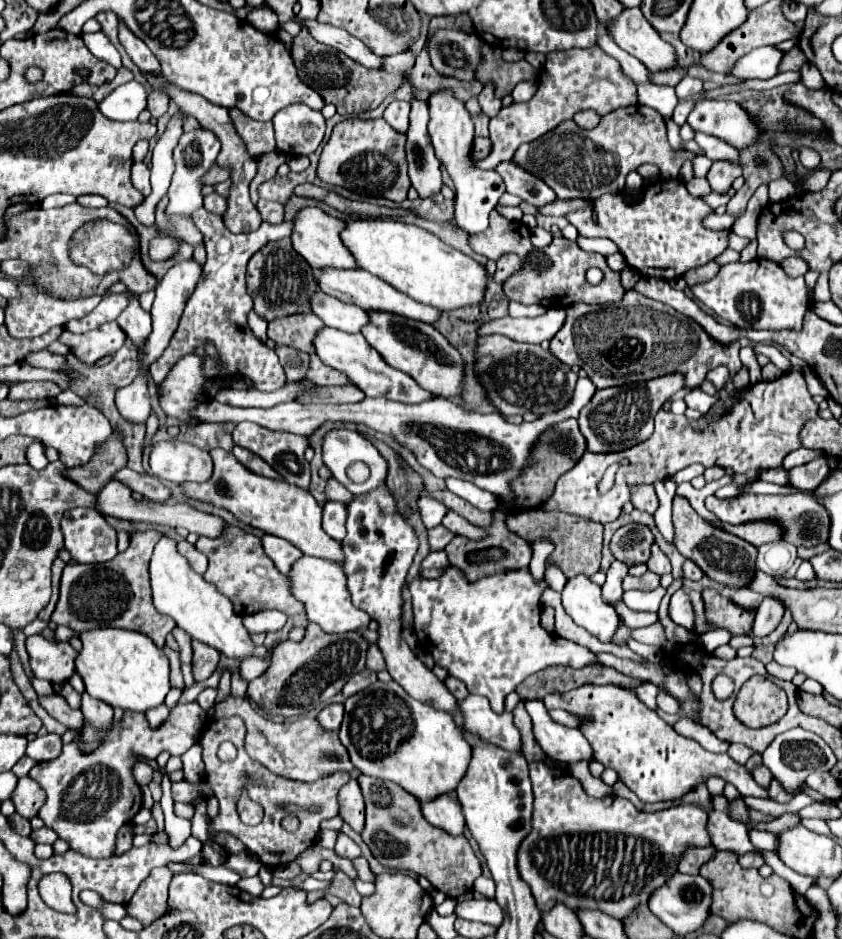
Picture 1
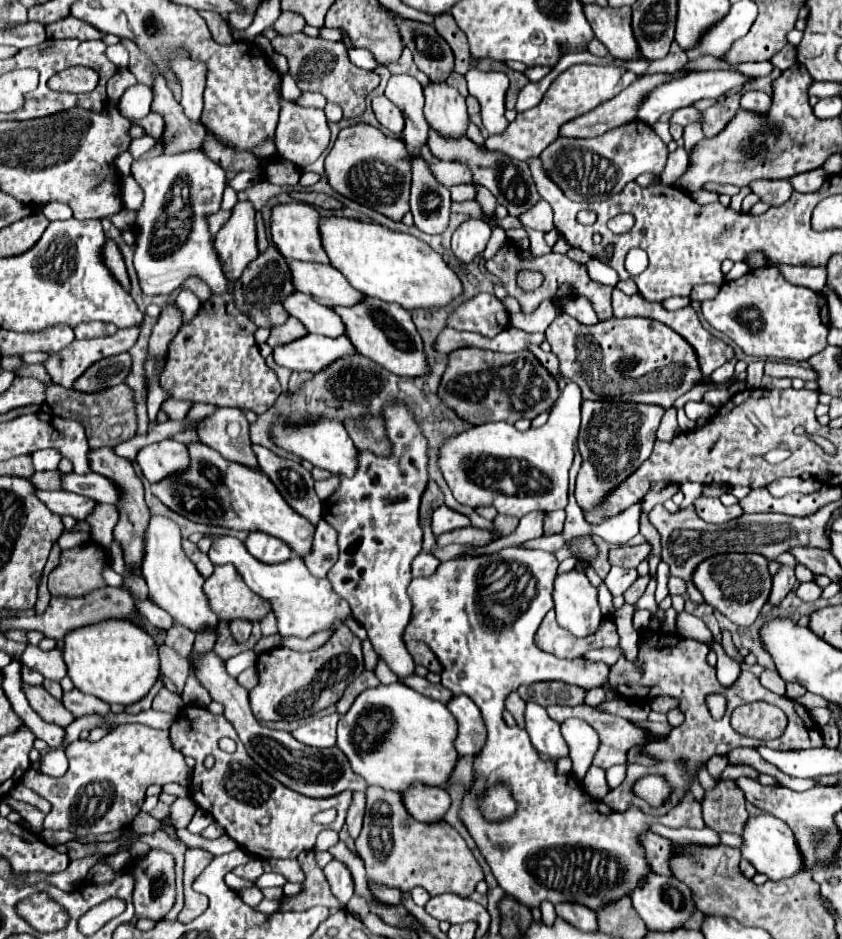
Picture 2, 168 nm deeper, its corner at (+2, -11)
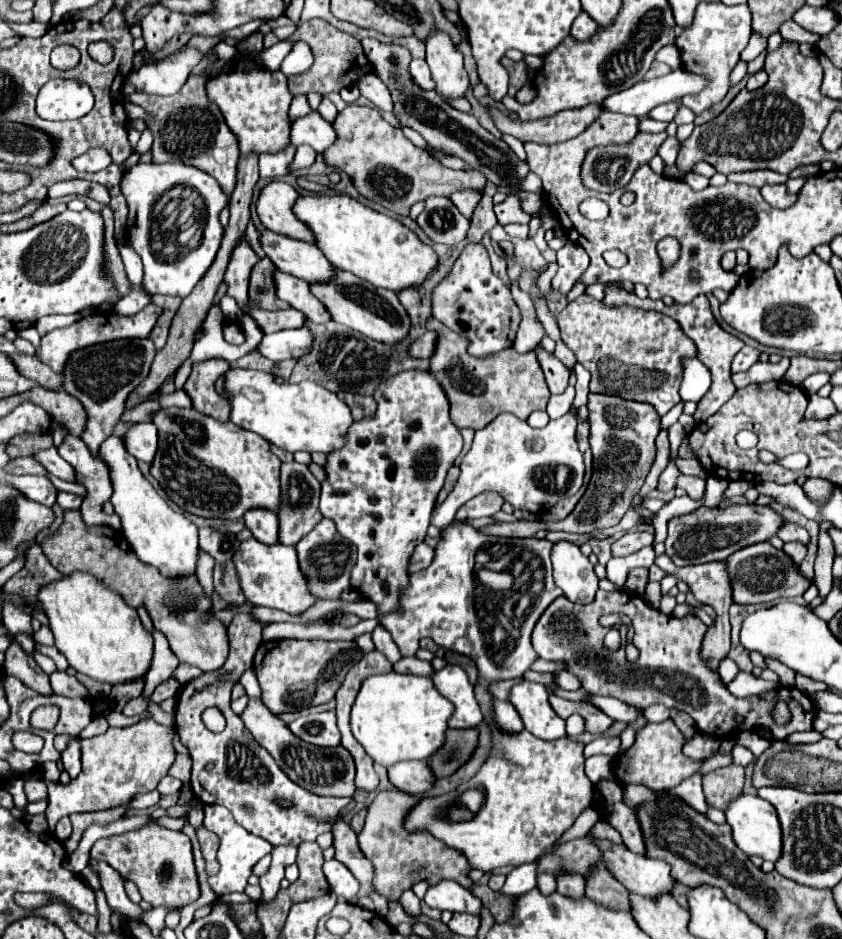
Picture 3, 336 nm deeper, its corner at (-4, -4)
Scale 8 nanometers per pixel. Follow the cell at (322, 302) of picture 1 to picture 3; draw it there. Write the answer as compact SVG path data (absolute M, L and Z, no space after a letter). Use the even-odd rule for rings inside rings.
M280 270L274 274L274 280L276 280L276 296L288 302L292 308L304 312L306 320L314 324L326 324L332 320L324 310L324 304L320 304L320 300L312 296L308 282Z

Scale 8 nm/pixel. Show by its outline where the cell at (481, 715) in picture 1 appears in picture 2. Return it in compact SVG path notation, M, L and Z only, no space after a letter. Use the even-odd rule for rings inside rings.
M454 695L446 707L456 717L458 735L454 739L454 747L458 755L474 755L482 749L486 741L486 731L482 727L482 715L478 707L466 695Z

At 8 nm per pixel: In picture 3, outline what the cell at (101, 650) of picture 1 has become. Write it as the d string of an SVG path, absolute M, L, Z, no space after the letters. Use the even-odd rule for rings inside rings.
M74 572L66 580L52 582L40 590L38 602L50 618L56 648L76 672L110 686L134 682L148 674L154 652L152 634L140 622L136 608L130 608L94 576Z

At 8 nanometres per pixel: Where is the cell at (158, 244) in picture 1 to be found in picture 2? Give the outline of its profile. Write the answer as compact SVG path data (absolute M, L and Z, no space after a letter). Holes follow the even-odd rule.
M188 151L182 155L158 155L154 159L138 159L132 163L132 177L136 179L136 183L142 187L144 191L144 201L142 207L136 211L136 247L134 247L134 267L136 267L136 275L138 275L138 283L144 295L170 295L174 289L178 289L188 277L198 277L204 283L210 285L210 289L214 295L224 295L228 281L222 275L222 267L218 261L218 253L214 249L214 237L208 229L208 215L218 213L220 211L220 203L222 203L222 193L226 187L226 173L224 169L214 163L212 159L208 159L206 153L202 151ZM176 183L184 183L186 185L186 207L190 205L190 215L186 215L184 219L174 219L170 221L166 217L166 205L170 201L170 193L172 187Z

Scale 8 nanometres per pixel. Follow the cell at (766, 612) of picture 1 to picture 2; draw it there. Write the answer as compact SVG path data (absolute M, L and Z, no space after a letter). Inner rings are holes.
M782 565L776 575L774 575L774 587L772 587L772 593L770 593L770 601L772 605L778 605L788 593L790 589L794 587L796 583L796 575L794 575L794 567L790 565Z

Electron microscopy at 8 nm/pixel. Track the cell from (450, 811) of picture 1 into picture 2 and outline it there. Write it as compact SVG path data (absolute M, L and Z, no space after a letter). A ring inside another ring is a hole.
M412 783L402 793L402 803L418 821L438 821L450 807L450 795L442 787Z

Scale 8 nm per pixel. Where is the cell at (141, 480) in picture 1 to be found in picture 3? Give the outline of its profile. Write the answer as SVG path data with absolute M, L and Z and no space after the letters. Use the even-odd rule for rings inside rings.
M54 446L48 448L48 450L44 450L44 452L38 452L34 458L40 464L44 464L44 468L50 474L54 474L54 476L58 476L58 478L62 478L66 482L76 482L76 470L58 454L58 450Z

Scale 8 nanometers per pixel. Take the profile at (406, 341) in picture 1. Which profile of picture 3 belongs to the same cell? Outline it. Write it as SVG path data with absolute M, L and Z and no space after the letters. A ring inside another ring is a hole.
M338 270L336 280L328 282L328 284L312 284L310 290L328 308L334 322L340 322L340 324L352 328L370 340L396 346L410 332L410 326L412 326L410 316L404 310L404 306L400 304L398 294L392 290L374 288L350 272Z

